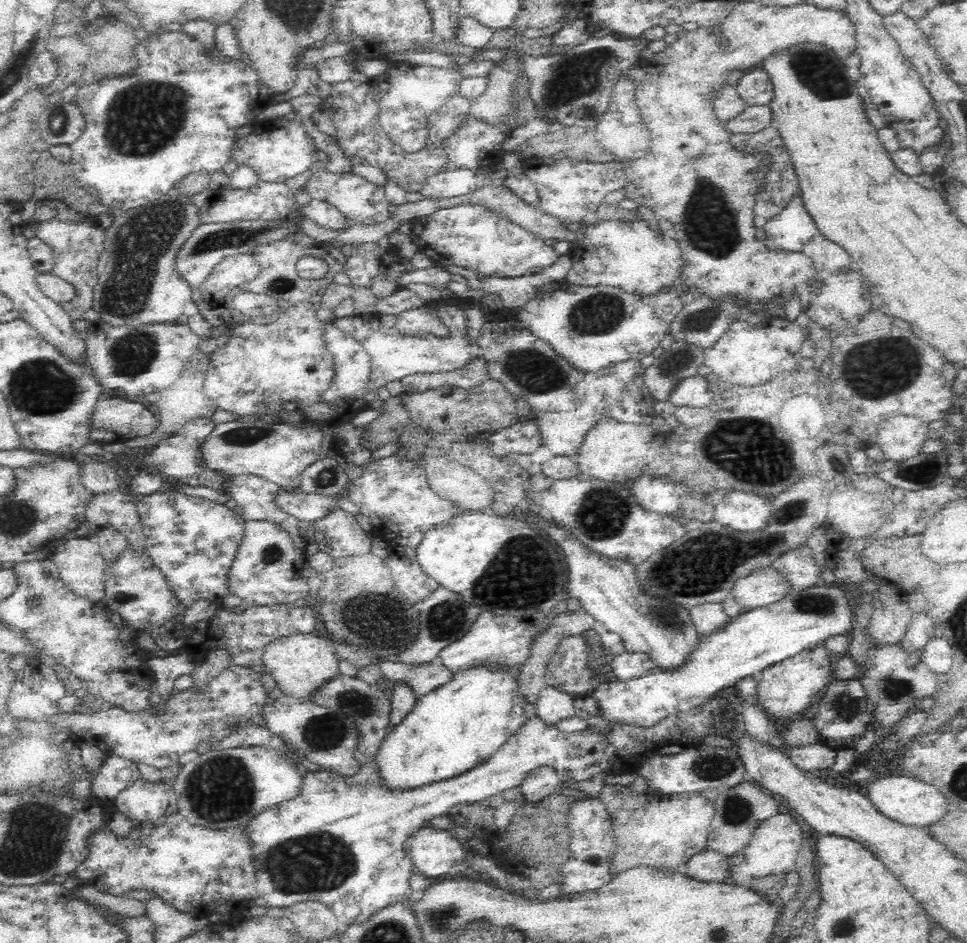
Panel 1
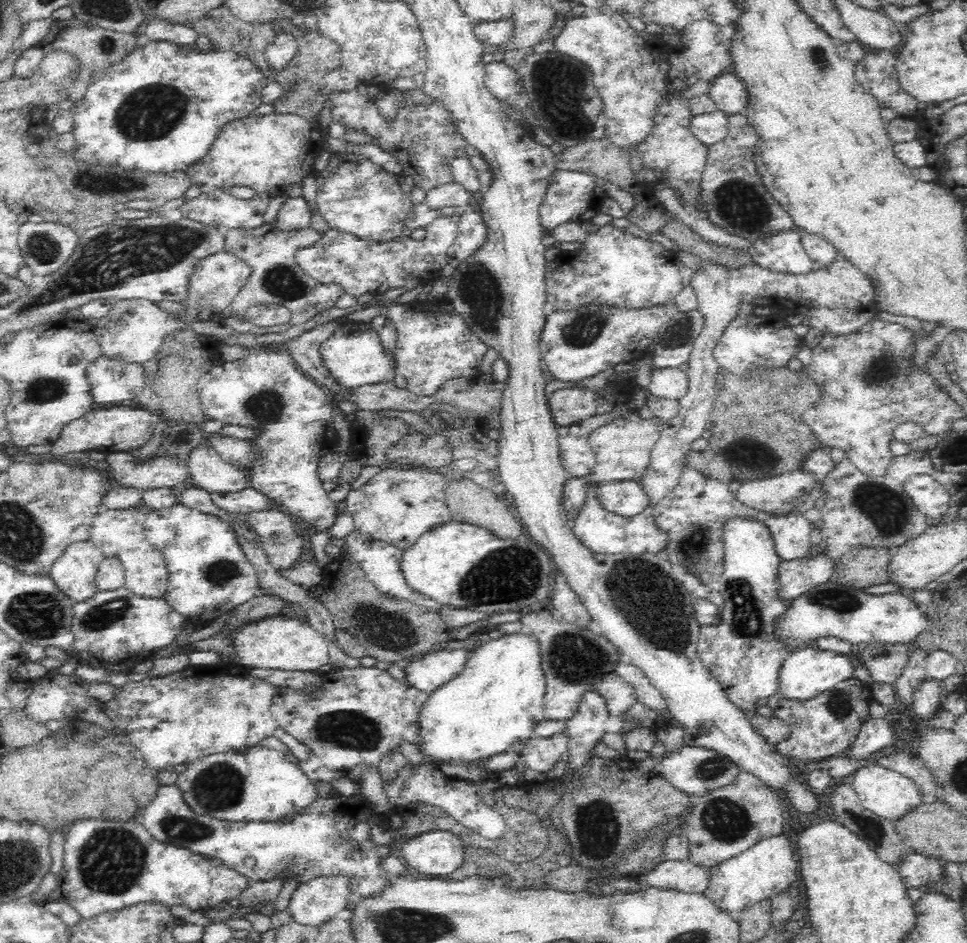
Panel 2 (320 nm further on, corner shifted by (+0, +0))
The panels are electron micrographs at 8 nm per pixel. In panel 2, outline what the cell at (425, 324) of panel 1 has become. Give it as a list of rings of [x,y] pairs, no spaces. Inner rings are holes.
[[[438,299],[433,303],[410,302],[392,304],[384,313],[387,318],[392,318],[395,324],[398,341],[395,346],[396,372],[406,378],[410,390],[417,396],[433,396],[441,387],[453,378],[482,376],[480,366],[489,347],[467,326],[462,315],[451,310],[448,300]]]

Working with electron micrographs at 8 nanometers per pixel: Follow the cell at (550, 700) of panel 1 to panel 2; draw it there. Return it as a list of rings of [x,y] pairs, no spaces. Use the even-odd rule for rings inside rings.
[[[551,608],[525,611],[519,621],[524,630],[539,641],[545,679],[543,714],[548,720],[567,721],[572,718],[580,706],[584,691],[595,687],[603,674],[614,671],[620,660],[628,662],[608,638],[562,620]]]

